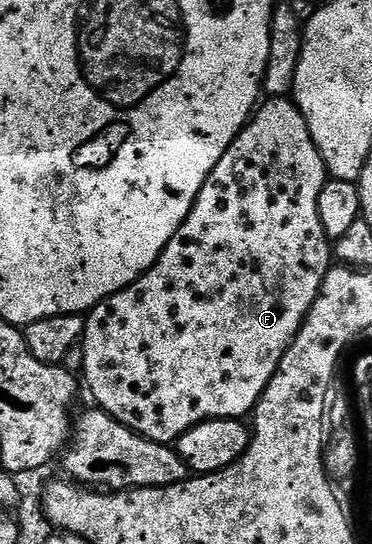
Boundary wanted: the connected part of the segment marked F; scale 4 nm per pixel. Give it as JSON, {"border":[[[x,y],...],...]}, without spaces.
{"border":[[[287,96],[272,97],[264,101],[256,109],[251,121],[233,140],[233,144],[229,144],[225,156],[217,160],[217,168],[213,168],[209,180],[205,180],[201,192],[195,197],[189,216],[181,224],[173,240],[169,240],[169,244],[151,269],[121,292],[96,304],[86,315],[81,339],[85,352],[81,378],[85,386],[87,381],[87,386],[95,397],[94,405],[109,416],[113,416],[113,420],[125,424],[125,428],[129,428],[133,433],[164,444],[178,443],[179,438],[185,436],[185,432],[189,432],[189,428],[207,422],[210,418],[246,419],[258,406],[259,397],[266,392],[267,385],[273,380],[309,308],[317,300],[327,271],[333,265],[333,246],[325,228],[321,228],[321,216],[317,212],[321,188],[328,180],[329,175],[321,160],[321,152],[317,152],[317,144],[313,144],[313,136],[309,132],[305,116],[301,116],[294,101]]]}

